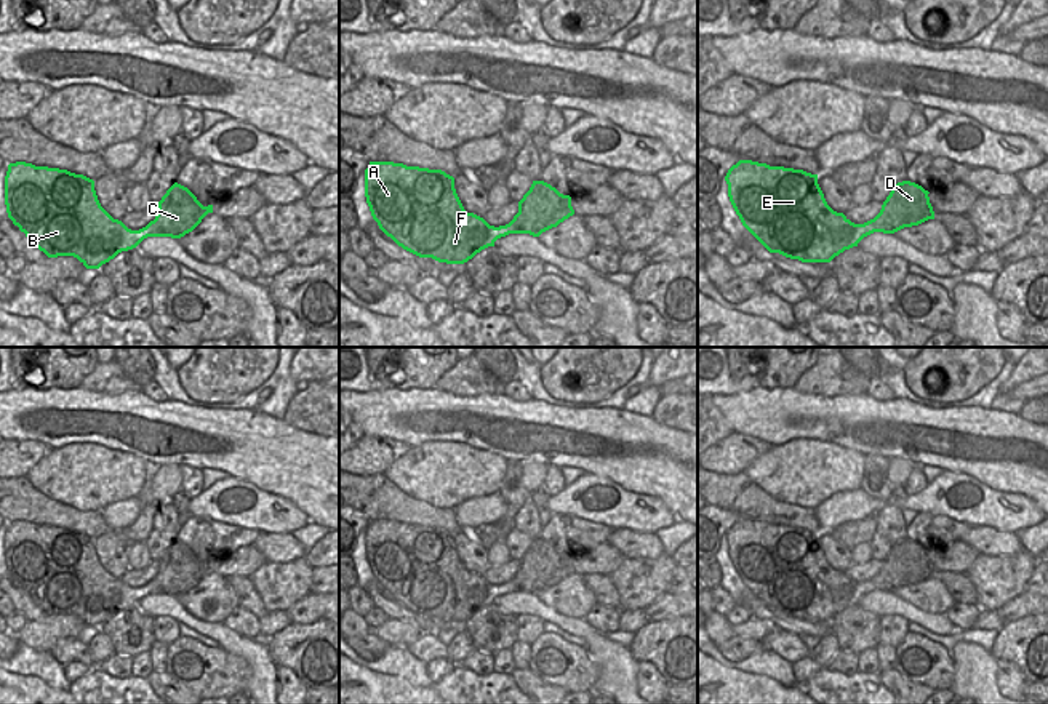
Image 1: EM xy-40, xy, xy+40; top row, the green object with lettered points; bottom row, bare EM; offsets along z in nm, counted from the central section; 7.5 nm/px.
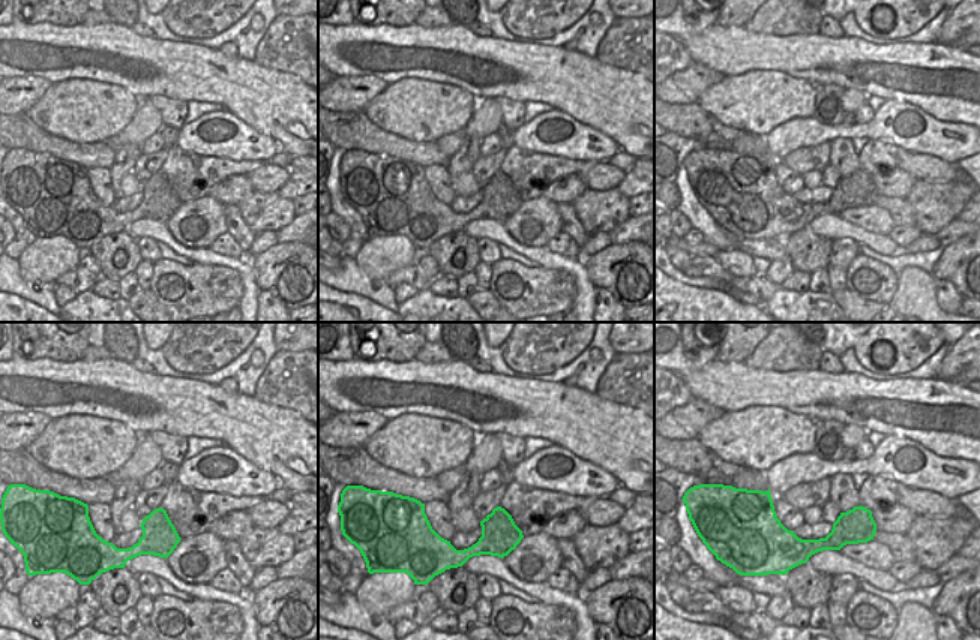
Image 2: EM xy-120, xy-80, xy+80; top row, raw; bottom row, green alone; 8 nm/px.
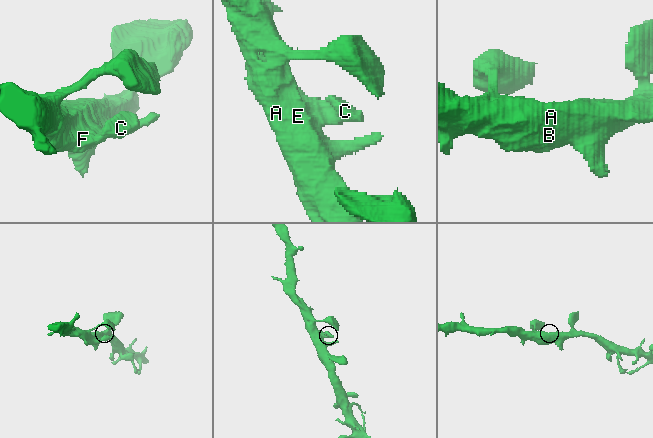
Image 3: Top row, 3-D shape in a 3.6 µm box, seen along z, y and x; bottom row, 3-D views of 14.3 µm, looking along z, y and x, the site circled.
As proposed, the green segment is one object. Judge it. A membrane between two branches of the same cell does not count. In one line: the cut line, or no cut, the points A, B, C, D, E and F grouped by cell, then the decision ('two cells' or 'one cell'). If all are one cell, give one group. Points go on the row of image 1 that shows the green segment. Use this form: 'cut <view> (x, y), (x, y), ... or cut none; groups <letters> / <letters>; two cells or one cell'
cut none; groups A B C D E F; one cell

